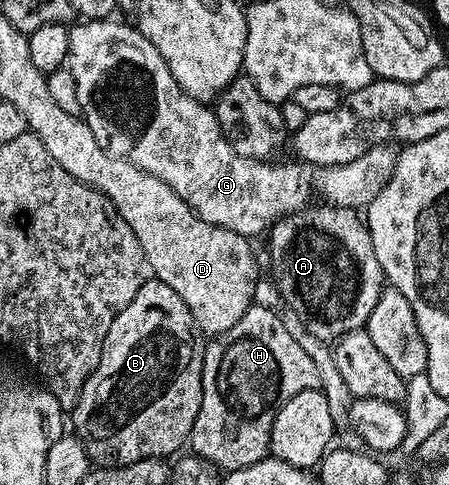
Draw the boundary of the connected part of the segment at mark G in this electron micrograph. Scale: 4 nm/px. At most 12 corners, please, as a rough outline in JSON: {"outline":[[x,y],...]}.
{"outline":[[117,18],[69,28],[107,154],[203,222],[264,237],[312,201],[364,210],[398,153],[269,164]]}

